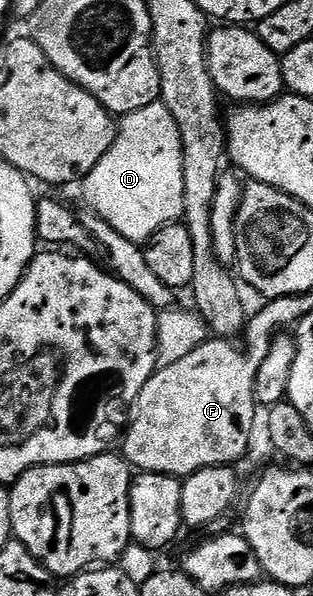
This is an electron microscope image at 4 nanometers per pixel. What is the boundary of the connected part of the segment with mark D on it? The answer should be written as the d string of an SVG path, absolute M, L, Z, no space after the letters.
M162 102L119 117L116 137L98 166L82 181L89 209L106 218L118 234L144 246L149 238L184 214L182 138L174 114Z

